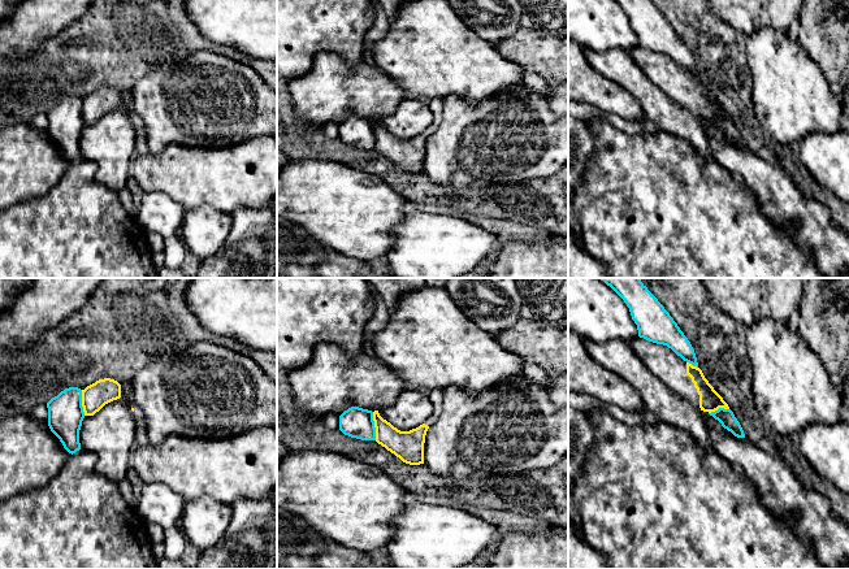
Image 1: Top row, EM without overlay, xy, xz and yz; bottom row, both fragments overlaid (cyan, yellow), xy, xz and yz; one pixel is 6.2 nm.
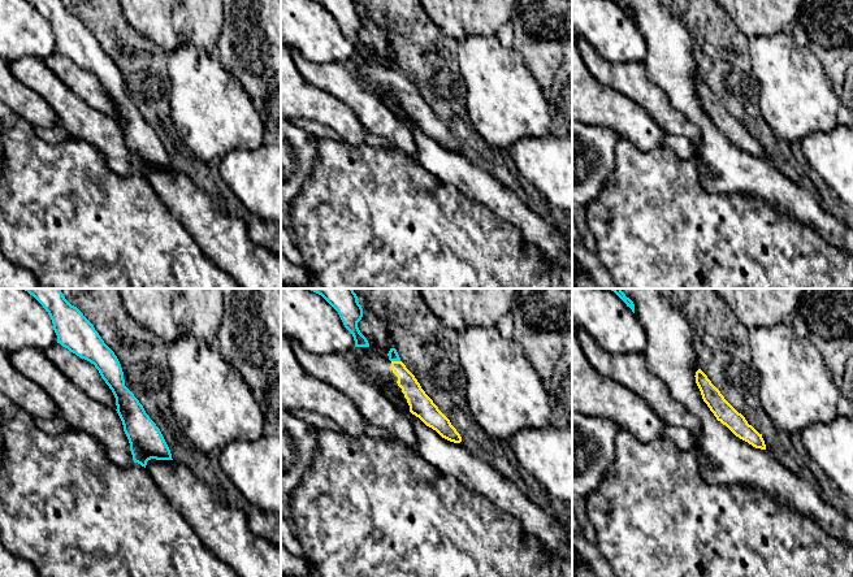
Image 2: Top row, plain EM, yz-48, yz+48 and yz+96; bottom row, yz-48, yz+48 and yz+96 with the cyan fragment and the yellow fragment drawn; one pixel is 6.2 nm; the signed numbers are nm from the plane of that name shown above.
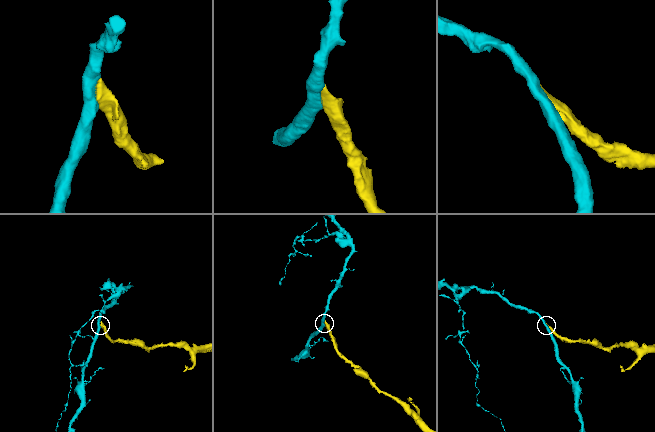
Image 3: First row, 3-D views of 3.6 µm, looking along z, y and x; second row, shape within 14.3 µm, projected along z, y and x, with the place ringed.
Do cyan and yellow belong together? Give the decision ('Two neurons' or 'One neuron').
Two neurons

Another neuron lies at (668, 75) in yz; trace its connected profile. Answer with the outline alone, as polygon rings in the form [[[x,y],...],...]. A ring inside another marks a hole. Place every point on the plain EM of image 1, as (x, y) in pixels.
[[[640,45],[629,49],[628,53],[658,87],[701,120],[711,122],[719,117],[729,118],[702,79],[684,70],[667,55]]]

